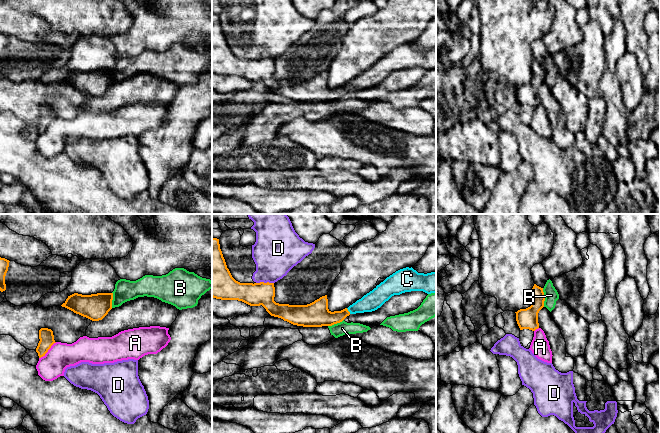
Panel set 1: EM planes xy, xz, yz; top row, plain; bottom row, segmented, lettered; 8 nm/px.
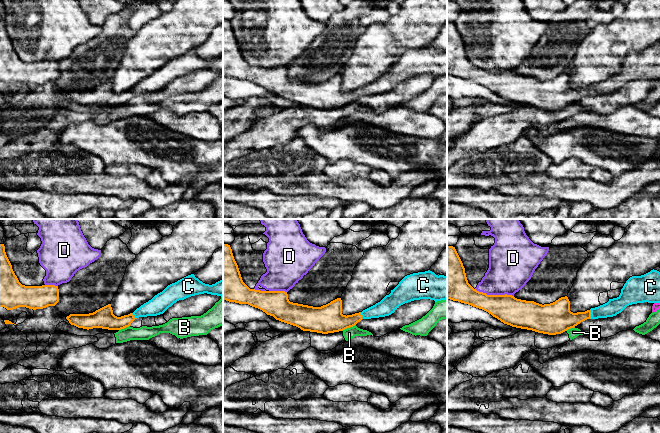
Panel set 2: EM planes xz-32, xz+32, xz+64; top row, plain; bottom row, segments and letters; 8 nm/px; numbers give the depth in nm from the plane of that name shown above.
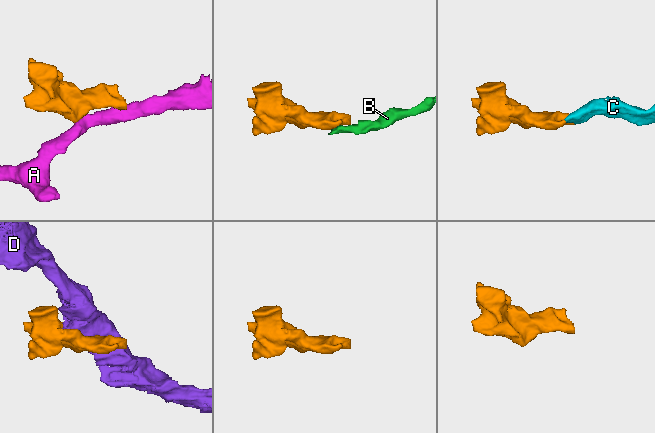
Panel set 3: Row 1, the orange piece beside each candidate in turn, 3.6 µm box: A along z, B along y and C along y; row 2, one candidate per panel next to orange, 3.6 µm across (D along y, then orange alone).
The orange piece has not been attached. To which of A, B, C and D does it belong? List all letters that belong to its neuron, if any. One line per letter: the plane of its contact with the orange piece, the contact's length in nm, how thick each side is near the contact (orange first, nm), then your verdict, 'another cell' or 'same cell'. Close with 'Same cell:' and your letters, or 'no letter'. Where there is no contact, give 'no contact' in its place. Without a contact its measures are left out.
A: meets orange in xy; contact 190 nm long; 120 nm thick on the orange side, 200 nm on the other; another cell
B: meets orange in yz; contact 150 nm long; 160 nm thick on the orange side, 110 nm on the other; another cell
C: meets orange in xz; contact 60 nm long; 200 nm thick on the orange side, 150 nm on the other; same cell
D: meets orange in xz; contact 140 nm long; 180 nm thick on the orange side, 360 nm on the other; another cell
Same cell: C

